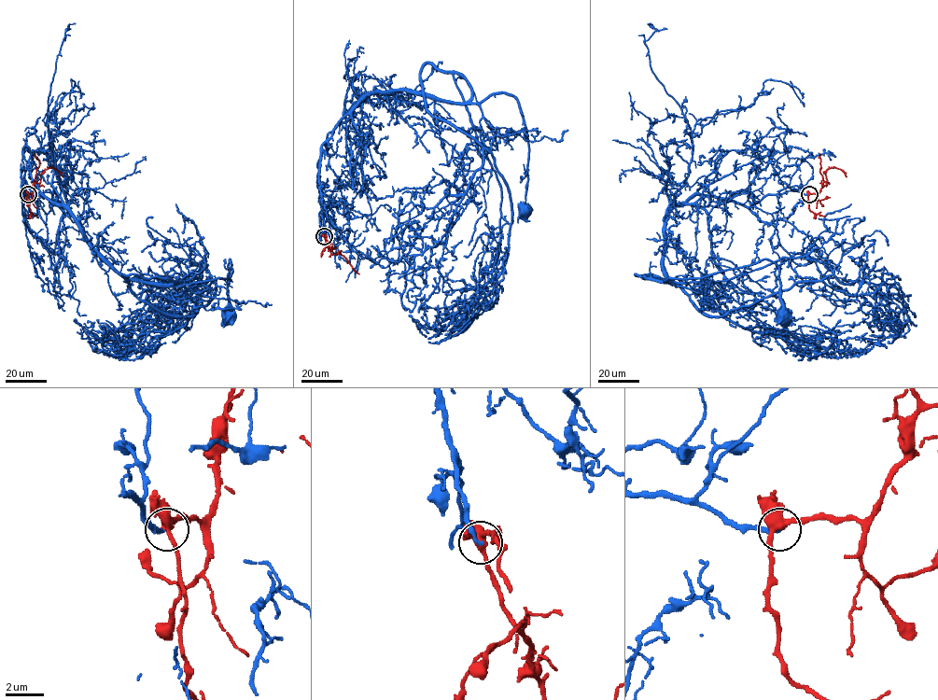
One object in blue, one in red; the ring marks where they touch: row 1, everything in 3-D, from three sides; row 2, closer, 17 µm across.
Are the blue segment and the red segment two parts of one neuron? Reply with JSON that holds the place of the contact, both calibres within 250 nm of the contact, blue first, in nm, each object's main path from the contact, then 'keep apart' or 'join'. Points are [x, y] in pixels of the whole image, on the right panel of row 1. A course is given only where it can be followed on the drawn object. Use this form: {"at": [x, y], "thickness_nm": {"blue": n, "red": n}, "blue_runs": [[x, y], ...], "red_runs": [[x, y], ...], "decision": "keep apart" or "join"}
{"at": [809, 194], "thickness_nm": {"blue": 240, "red": 380}, "blue_runs": [[809, 194], [749, 206], [693, 194], [665, 218], [663, 270], [675, 286], [667, 282], [769, 259], [781, 316]], "red_runs": [[809, 194], [818, 193], [822, 184], [826, 183], [825, 173], [828, 168], [839, 168], [846, 176]], "decision": "join"}

